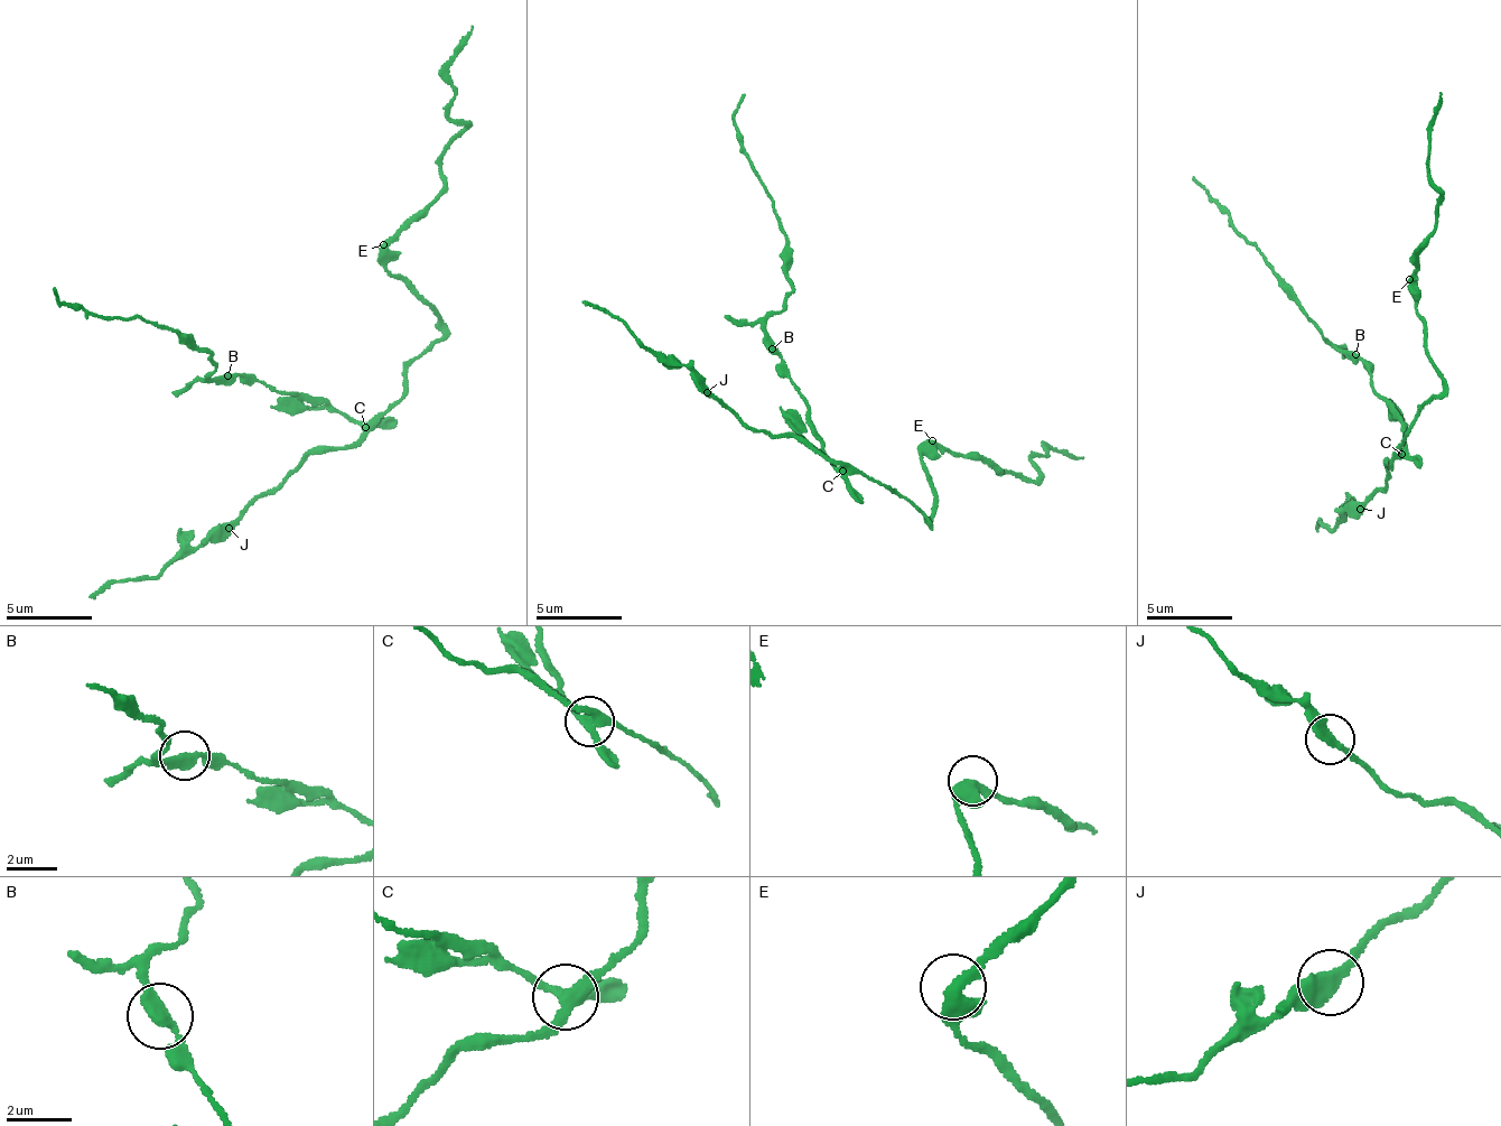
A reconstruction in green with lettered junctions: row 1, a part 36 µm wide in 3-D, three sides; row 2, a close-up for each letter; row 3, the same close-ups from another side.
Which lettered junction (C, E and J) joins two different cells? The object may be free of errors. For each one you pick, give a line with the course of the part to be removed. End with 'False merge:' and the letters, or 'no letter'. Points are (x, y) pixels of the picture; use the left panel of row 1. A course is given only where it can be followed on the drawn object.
C: Course of the part to remove: (366, 425), (250, 377), (211, 380), (210, 355), (183, 338), (141, 318), (106, 320), (59, 301), (55, 286)
False merge: C

